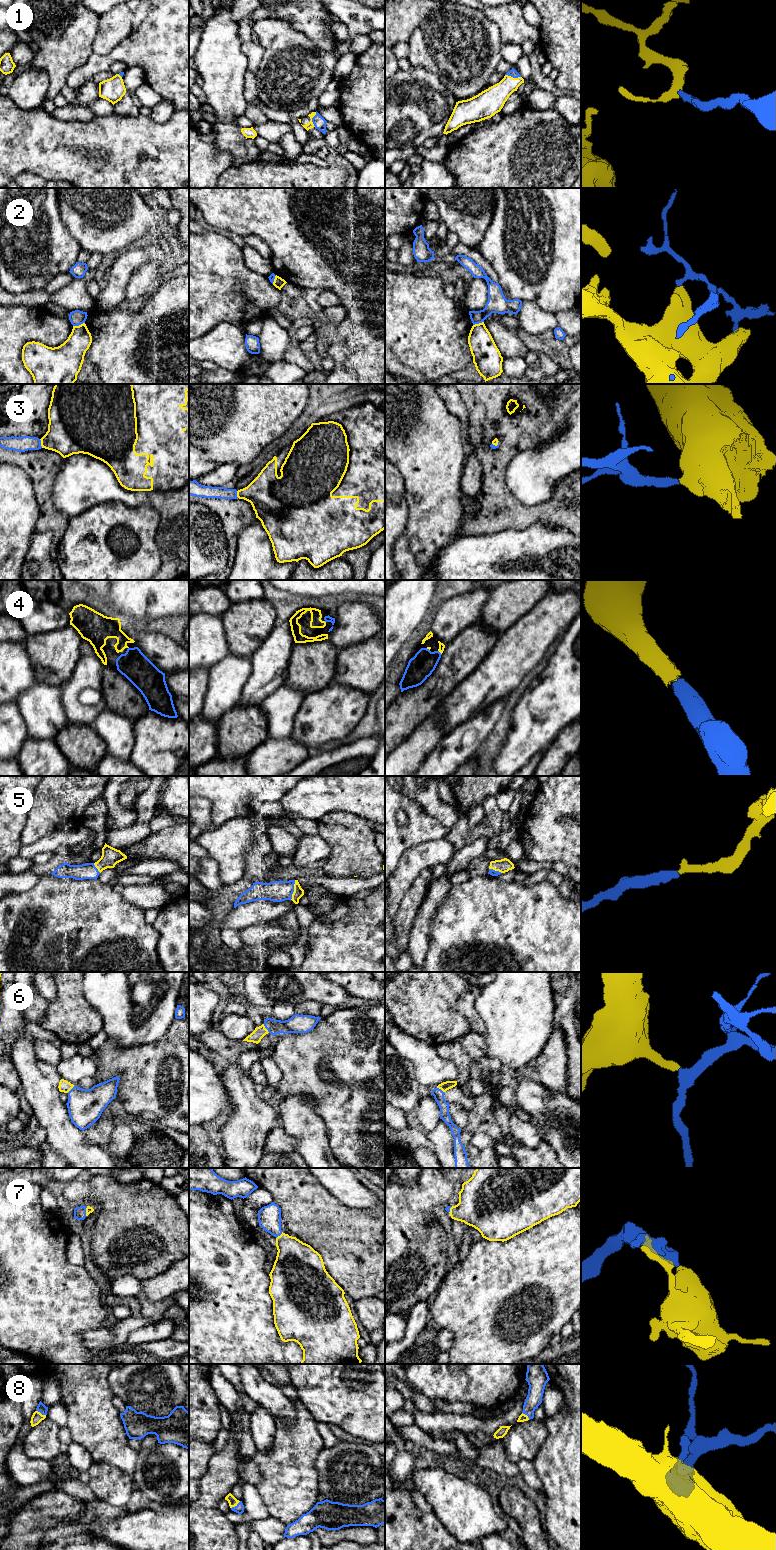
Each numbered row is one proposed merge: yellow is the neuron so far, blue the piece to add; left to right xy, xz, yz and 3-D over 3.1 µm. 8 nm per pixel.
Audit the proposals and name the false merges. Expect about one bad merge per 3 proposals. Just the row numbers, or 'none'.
2

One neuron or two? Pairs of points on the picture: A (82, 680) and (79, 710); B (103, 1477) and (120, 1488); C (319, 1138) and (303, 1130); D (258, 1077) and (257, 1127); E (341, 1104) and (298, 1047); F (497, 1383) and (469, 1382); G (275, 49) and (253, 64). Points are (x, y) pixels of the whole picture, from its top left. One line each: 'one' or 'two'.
A: one
B: one
C: one
D: two
E: one
F: one
G: two

